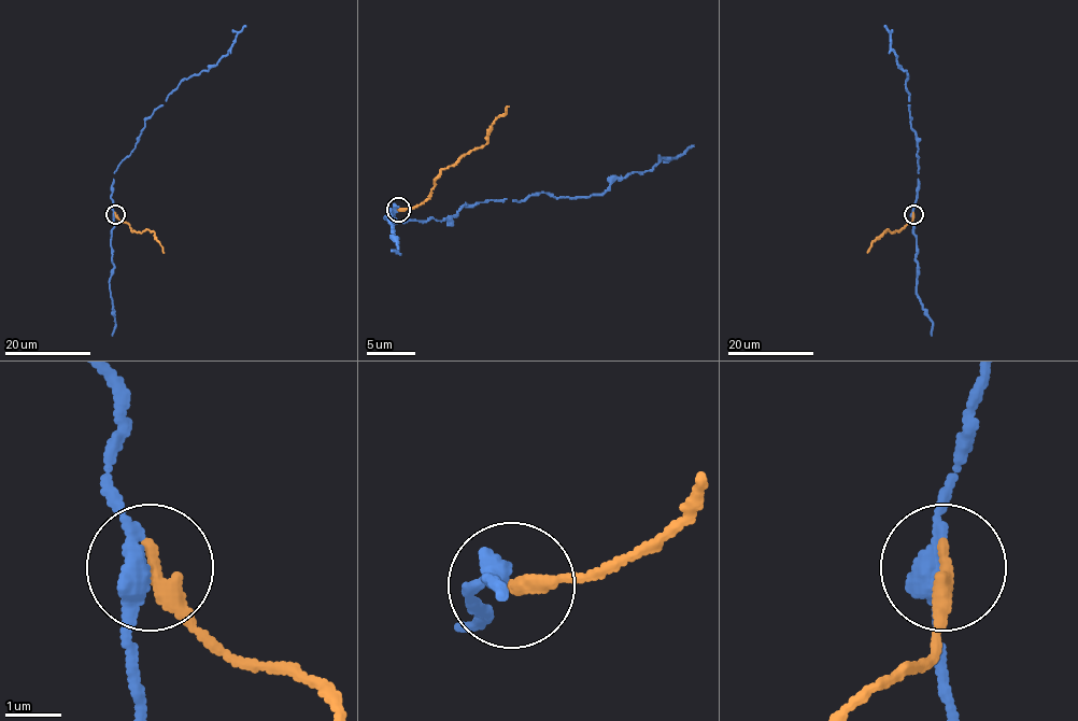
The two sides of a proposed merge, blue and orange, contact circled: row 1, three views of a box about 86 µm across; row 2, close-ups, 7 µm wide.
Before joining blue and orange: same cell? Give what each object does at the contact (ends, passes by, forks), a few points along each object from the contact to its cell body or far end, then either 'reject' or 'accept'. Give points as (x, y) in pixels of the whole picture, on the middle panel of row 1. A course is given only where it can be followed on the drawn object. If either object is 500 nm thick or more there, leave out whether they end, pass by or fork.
blue passes by; orange ends; course blue (396, 209), (389, 218), (440, 221), (488, 199), (600, 194), (615, 180), (693, 145); course orange (399, 209), (419, 207), (430, 192), (436, 178), (484, 145), (486, 129), (508, 107); reject

